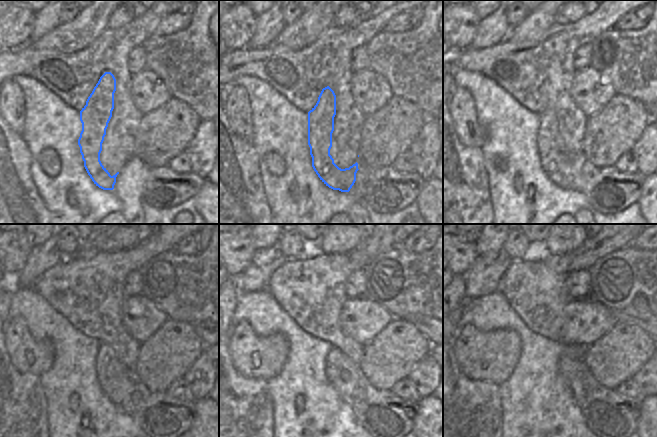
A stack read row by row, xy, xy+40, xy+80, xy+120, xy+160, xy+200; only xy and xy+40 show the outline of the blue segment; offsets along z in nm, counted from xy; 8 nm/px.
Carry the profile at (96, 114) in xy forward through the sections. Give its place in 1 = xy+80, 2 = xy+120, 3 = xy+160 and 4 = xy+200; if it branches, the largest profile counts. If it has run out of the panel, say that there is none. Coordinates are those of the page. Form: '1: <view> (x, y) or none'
1: xy+80 (563, 167)
2: xy+120 (116, 380)
3: xy+160 (344, 374)
4: xy+200 (571, 369)

